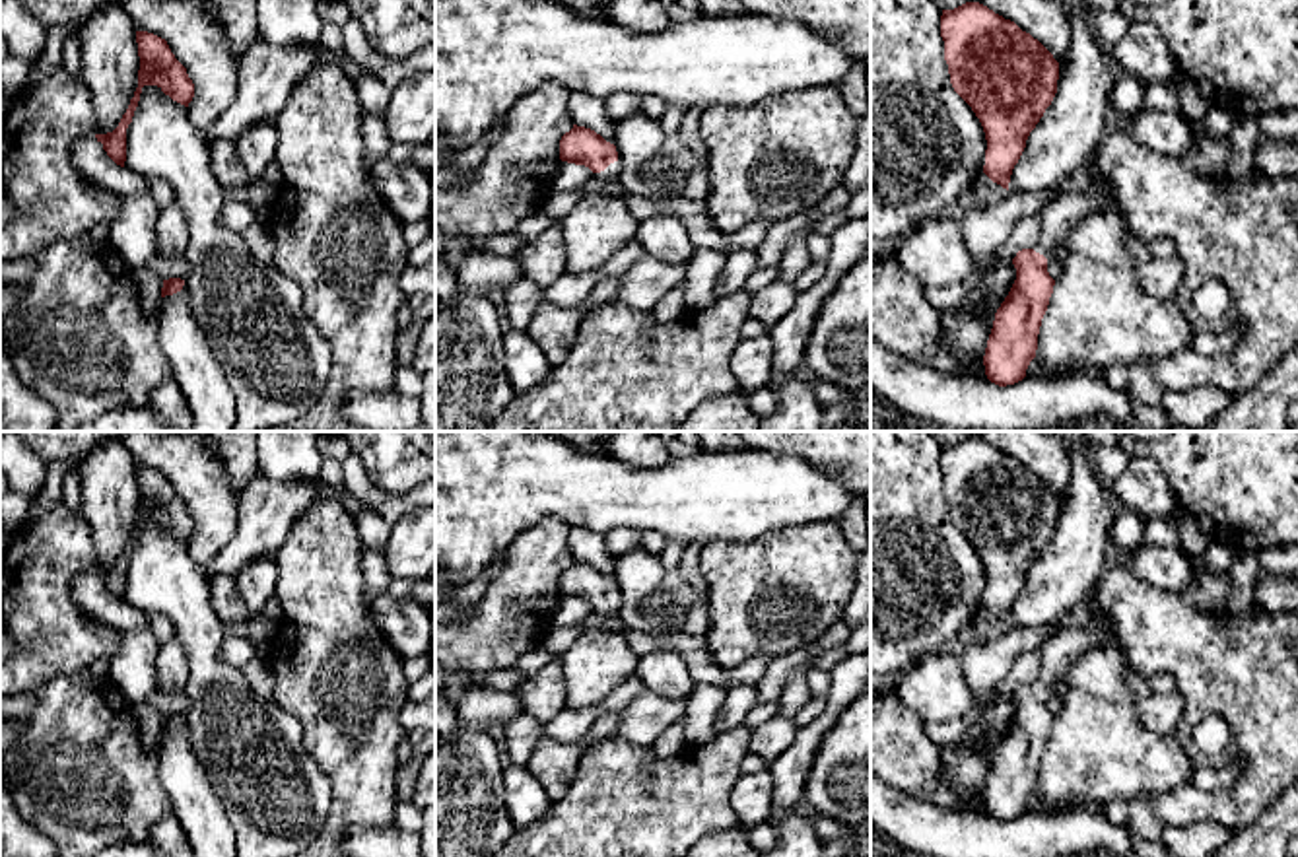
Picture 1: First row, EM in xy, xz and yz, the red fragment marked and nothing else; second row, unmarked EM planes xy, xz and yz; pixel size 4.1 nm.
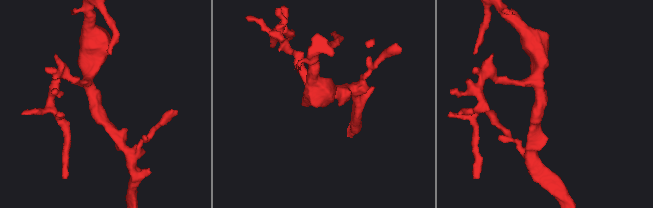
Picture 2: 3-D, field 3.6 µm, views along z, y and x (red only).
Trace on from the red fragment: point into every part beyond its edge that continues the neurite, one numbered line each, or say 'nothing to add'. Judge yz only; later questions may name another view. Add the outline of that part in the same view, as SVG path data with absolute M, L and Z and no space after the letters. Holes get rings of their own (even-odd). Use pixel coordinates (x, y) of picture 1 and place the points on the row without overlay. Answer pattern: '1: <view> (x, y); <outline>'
1: yz (1065, 648); M1094 610L1082 628L1061 630L1043 645L1040 651L1040 674L1034 682L1036 688L1047 696L1059 694L1067 686L1069 670L1088 649L1119 641L1115 628L1100 622L1098 612Z

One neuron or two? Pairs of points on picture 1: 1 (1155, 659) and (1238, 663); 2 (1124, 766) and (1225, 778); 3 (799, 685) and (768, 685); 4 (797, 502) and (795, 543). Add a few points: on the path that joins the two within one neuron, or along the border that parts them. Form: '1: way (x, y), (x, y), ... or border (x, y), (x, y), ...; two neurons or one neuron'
1: way (1176, 659), (1217, 665); one neuron
2: border (1199, 766), (1190, 782); two neurons
3: border (809, 665), (801, 667), (776, 698); two neurons
4: border (838, 519), (776, 527), (762, 531), (754, 539); two neurons

